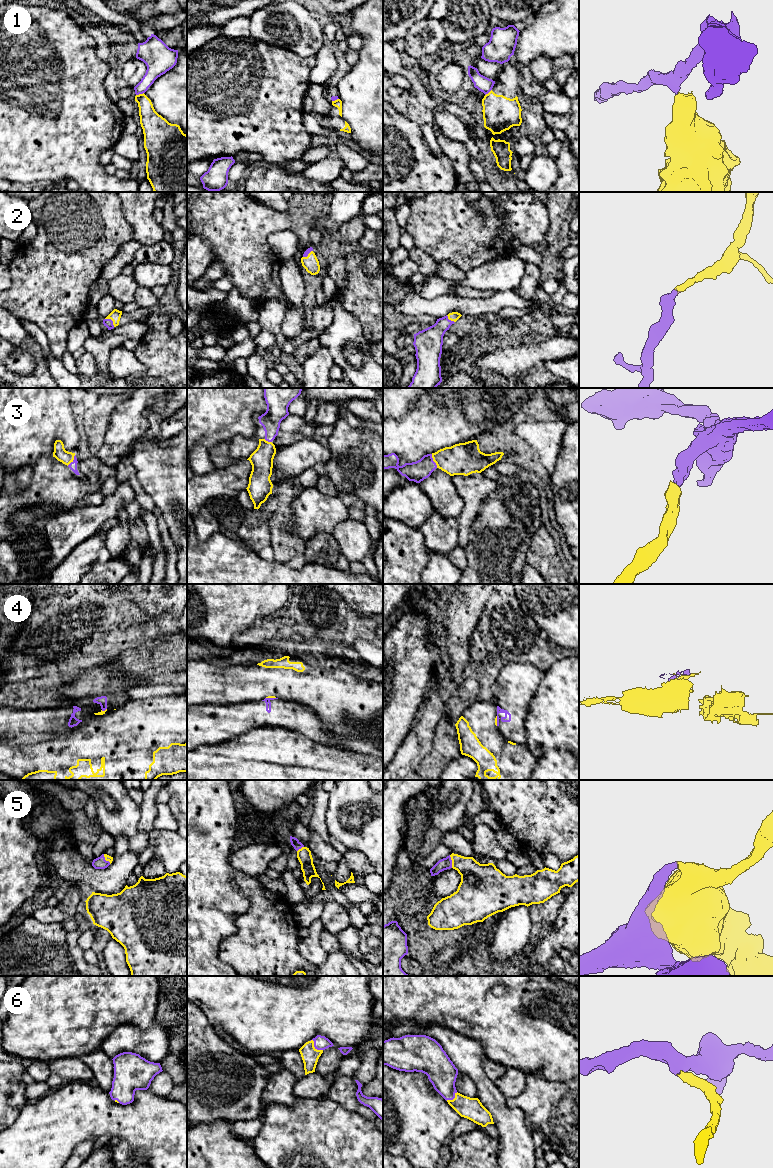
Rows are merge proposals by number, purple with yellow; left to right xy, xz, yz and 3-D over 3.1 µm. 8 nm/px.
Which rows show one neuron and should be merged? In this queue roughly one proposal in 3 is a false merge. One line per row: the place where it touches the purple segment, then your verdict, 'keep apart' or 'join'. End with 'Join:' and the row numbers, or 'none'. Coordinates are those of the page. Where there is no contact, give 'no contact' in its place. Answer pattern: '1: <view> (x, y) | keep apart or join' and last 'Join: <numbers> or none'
1: xy (139, 93) | keep apart
2: xy (111, 320) | join
3: yz (433, 461) | join
4: xz (271, 698) | keep apart
5: yz (451, 861) | join
6: xz (314, 1046) | join
Join: 2, 3, 5, 6

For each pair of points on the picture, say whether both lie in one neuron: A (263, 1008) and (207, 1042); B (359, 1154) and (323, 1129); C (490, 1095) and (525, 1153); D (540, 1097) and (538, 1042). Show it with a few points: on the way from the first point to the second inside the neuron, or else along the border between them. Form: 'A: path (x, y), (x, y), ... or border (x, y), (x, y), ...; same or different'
A: border (206, 1015), (211, 1027), (227, 1041); different
B: path (350, 1154), (332, 1138); same
C: path (499, 1109), (511, 1123), (514, 1139); same
D: border (525, 1074), (539, 1071), (545, 1078), (561, 1080); different

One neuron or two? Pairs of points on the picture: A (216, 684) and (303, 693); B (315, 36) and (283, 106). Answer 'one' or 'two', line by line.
A: one
B: two

